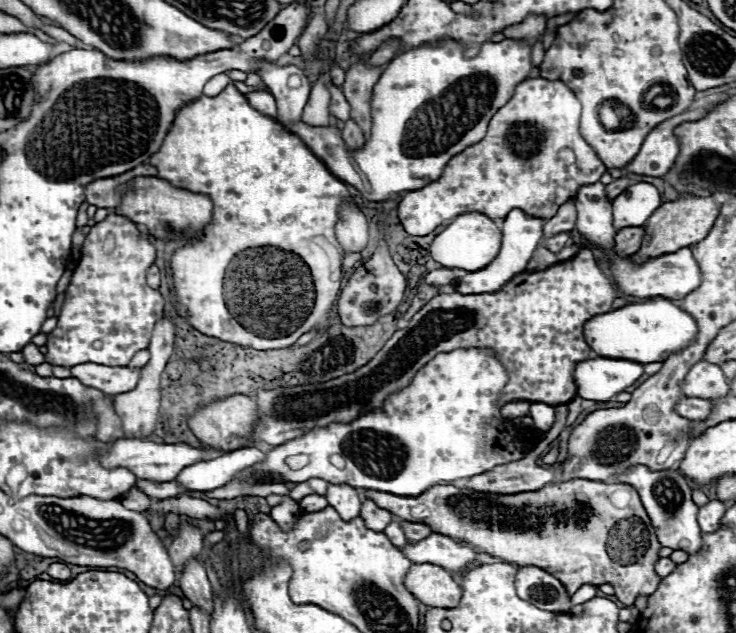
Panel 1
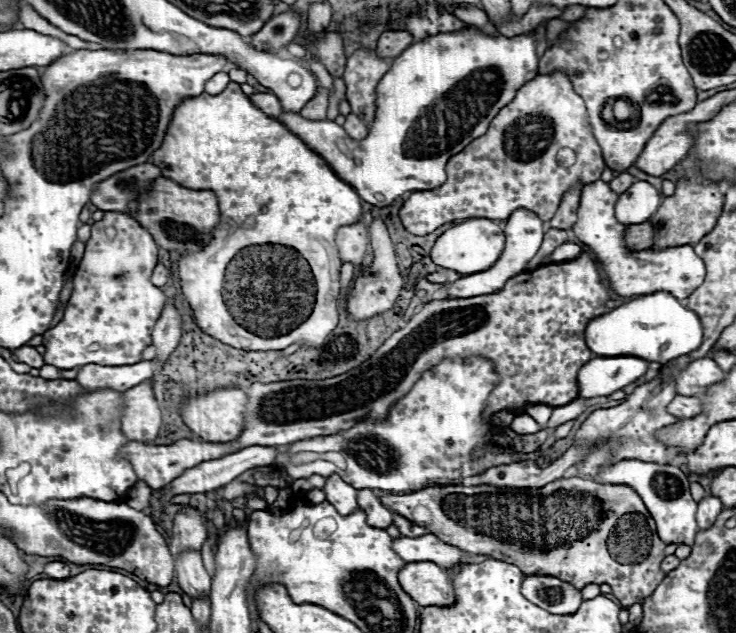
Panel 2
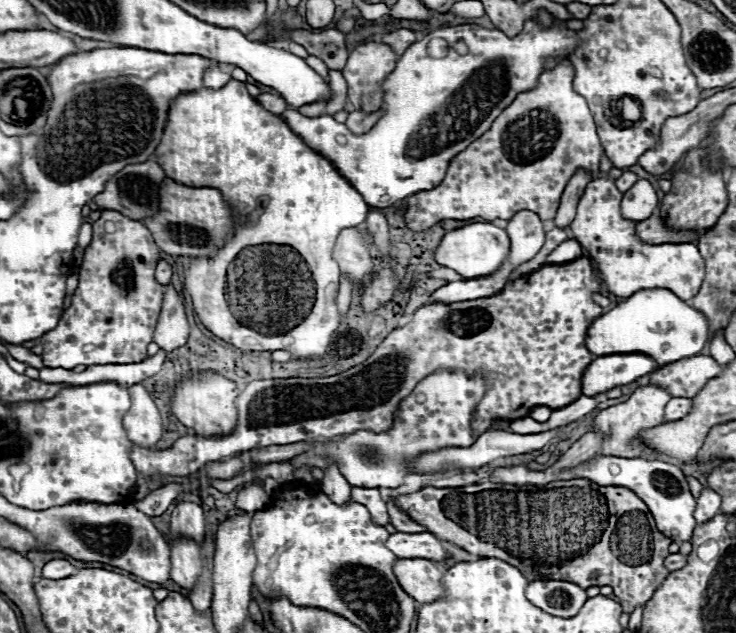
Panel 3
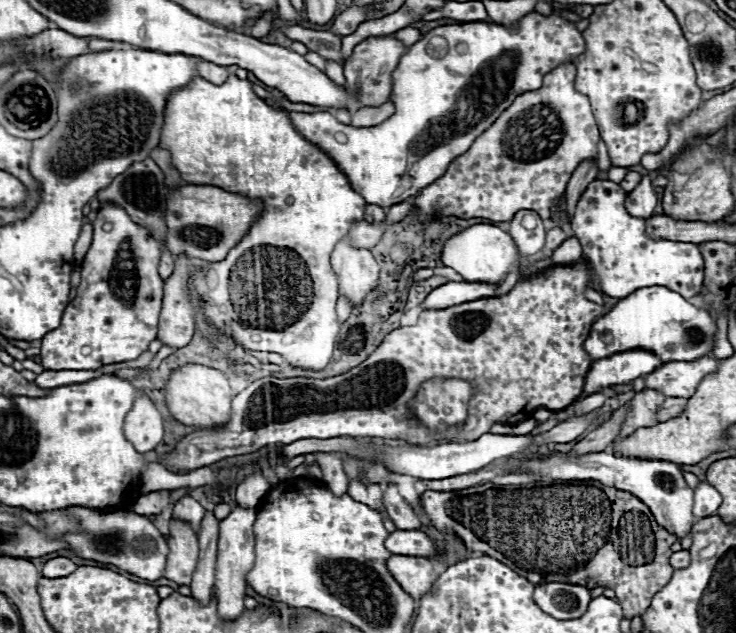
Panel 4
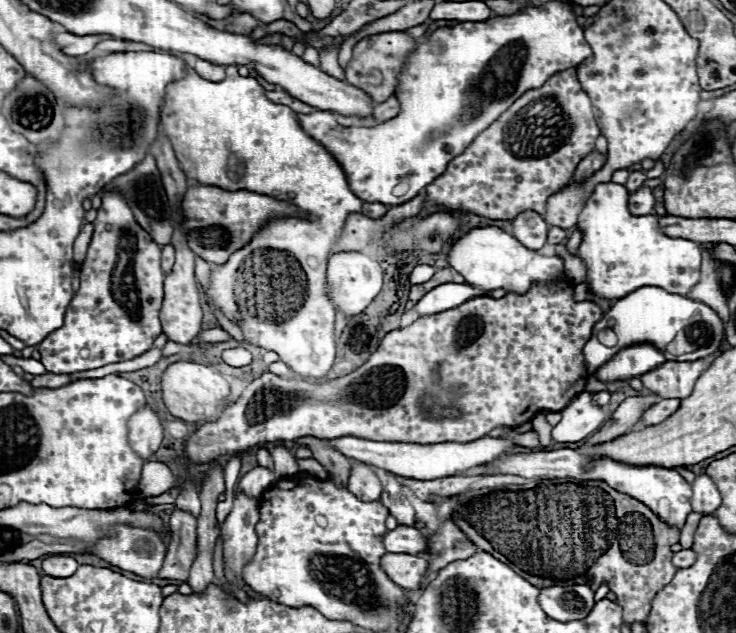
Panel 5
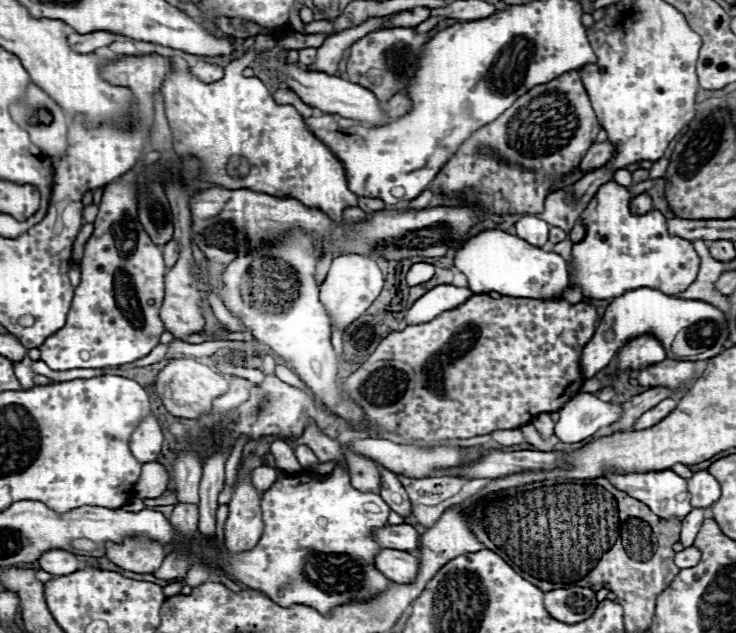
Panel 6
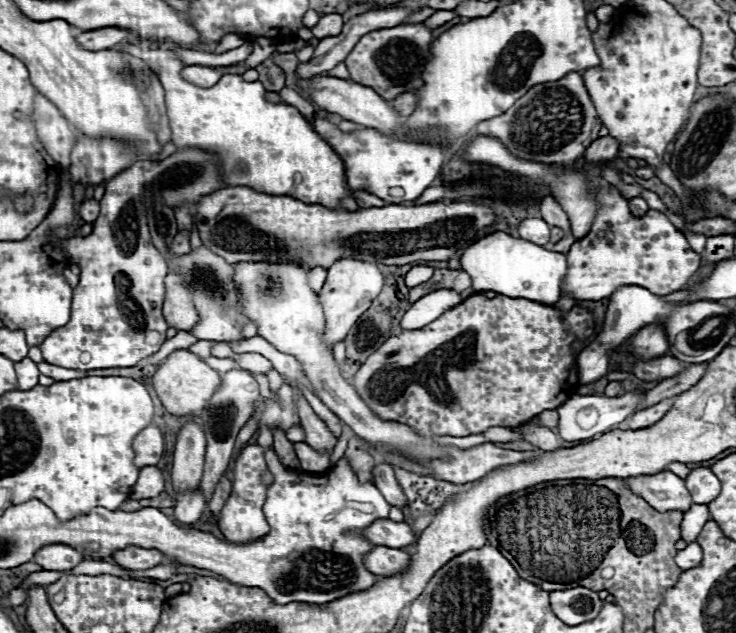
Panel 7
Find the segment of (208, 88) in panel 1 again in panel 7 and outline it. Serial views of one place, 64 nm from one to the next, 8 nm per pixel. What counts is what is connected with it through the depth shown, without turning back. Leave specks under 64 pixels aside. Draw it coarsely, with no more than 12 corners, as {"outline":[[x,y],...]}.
{"outline":[[206,66],[182,68],[182,78],[196,86],[210,88],[222,72]]}

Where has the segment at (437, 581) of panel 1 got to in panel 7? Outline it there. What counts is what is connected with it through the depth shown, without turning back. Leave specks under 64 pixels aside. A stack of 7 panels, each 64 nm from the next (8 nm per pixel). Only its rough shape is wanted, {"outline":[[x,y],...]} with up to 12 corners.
{"outline":[[374,546],[364,566],[378,576],[404,570],[410,556],[396,548]]}

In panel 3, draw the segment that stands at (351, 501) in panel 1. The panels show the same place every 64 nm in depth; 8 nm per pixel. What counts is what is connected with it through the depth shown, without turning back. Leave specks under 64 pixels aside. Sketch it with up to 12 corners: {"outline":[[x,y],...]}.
{"outline":[[334,462],[324,470],[322,492],[336,504],[350,502],[352,486]]}

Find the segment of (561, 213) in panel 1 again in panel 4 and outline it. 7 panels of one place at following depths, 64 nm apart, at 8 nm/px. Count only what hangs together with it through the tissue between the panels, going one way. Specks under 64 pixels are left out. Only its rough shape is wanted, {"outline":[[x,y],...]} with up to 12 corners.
{"outline":[[586,160],[566,188],[566,208],[574,214],[586,186],[596,180],[598,162]]}

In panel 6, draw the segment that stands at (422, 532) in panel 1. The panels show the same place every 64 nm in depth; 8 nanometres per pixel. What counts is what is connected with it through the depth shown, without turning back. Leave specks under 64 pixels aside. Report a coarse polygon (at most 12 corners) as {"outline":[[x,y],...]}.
{"outline":[[380,468],[380,496],[400,516],[412,504],[398,476]]}

